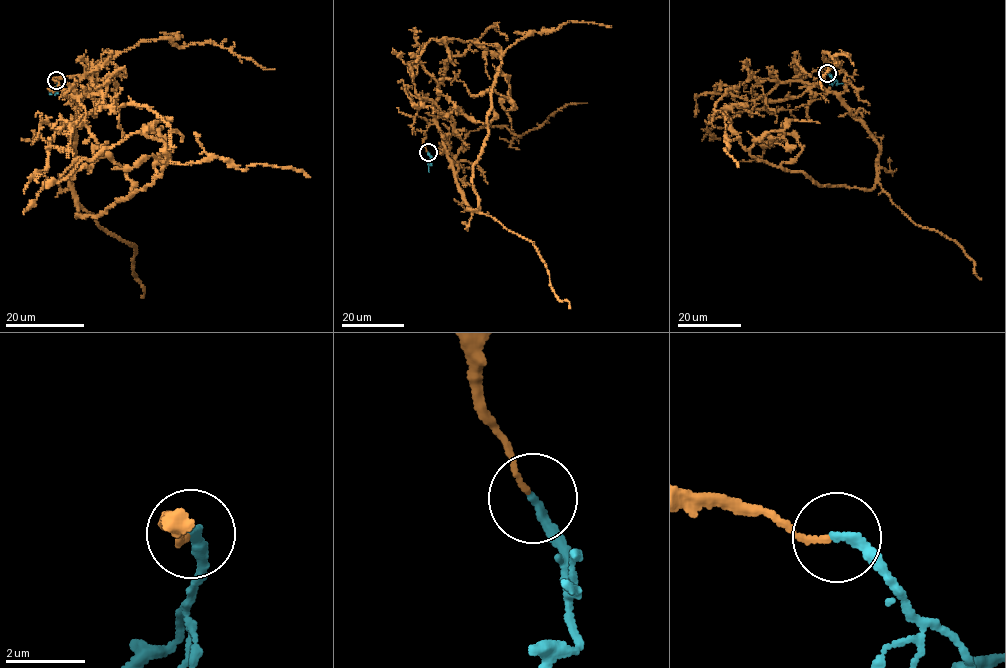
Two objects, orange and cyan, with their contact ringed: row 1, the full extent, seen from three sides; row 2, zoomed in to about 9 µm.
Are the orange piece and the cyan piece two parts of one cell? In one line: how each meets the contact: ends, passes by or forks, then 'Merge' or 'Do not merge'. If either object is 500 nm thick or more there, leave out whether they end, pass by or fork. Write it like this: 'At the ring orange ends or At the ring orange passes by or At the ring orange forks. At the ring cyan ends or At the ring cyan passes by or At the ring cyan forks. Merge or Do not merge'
At the ring orange ends. At the ring cyan ends. Merge

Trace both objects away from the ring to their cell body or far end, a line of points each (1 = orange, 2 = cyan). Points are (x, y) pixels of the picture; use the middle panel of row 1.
1: (427, 152), (435, 124), (477, 210), (473, 165), (502, 53), (430, 39), (410, 54)
2: (428, 153), (429, 171)

